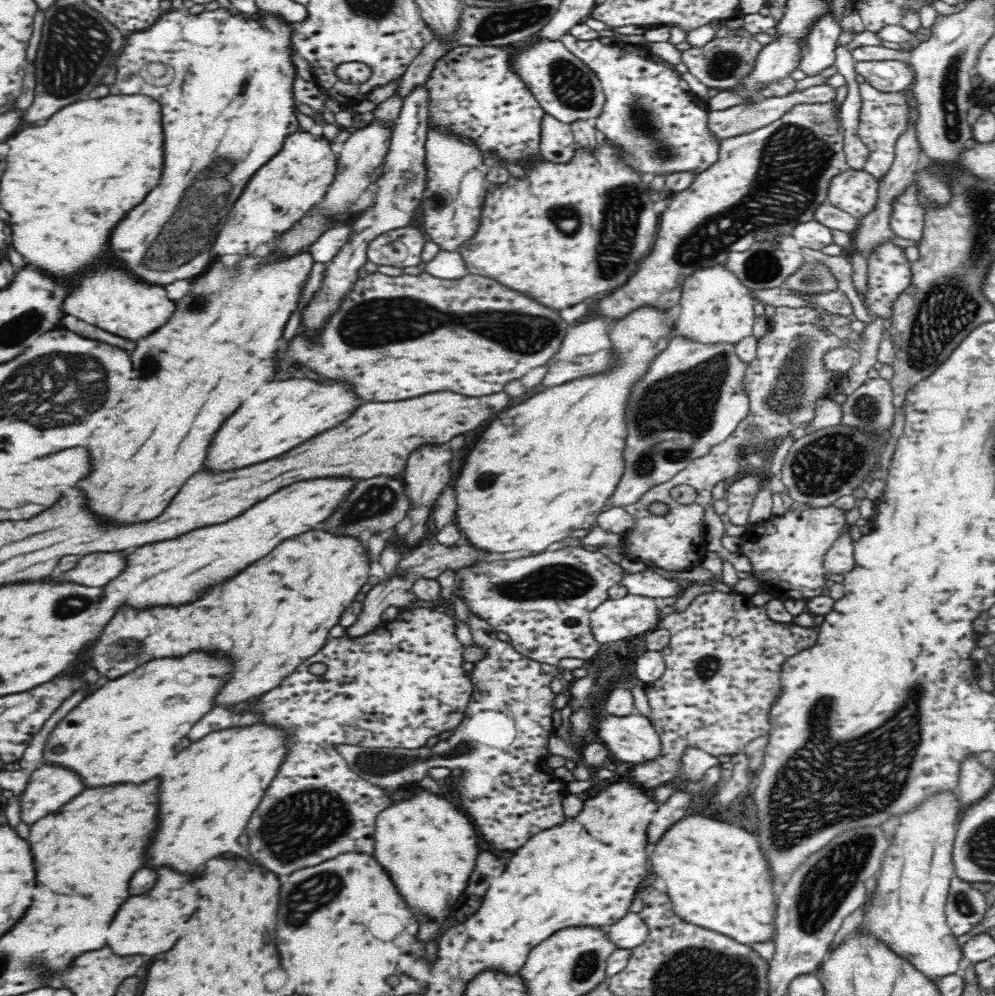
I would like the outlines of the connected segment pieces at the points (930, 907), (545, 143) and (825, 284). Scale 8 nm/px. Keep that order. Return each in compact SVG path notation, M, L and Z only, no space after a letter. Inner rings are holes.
M942 792L926 800L927 802L920 805L917 810L900 816L900 827L892 840L893 845L889 845L885 852L883 866L879 872L881 877L877 897L869 906L863 922L866 926L864 932L870 930L869 934L876 934L878 938L882 938L883 942L890 945L890 949L894 949L894 952L926 973L930 979L937 980L946 975L961 973L966 963L963 956L963 939L953 934L945 914L950 880L955 875L952 852L963 809L960 809L960 803L957 802L958 798L954 792Z
M544 111L542 125L540 125L540 156L555 163L563 163L570 160L575 148L579 147L574 138L570 124L558 120L555 116Z
M804 262L804 266L788 276L784 287L800 293L817 293L835 289L838 282L824 264Z

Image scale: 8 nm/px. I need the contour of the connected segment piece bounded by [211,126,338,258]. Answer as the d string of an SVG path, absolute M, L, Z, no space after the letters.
M299 126L294 132L285 136L279 151L250 177L242 196L238 197L234 208L225 218L226 226L222 226L214 242L214 250L211 250L212 256L218 258L222 254L254 253L270 244L278 236L288 232L294 224L307 216L316 204L322 202L330 184L335 180L336 168L338 168L338 158L332 150L332 141L320 130L312 132Z

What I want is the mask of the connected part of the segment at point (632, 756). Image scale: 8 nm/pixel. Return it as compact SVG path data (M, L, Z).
M637 712L630 716L598 718L596 732L604 748L626 763L652 762L662 752L662 741L652 721Z

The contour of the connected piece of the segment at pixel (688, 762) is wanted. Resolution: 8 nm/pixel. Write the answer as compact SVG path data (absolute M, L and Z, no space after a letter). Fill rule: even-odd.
M688 745L682 753L682 775L672 782L673 786L680 786L686 782L698 782L708 768L720 764L715 756L704 752L696 745Z

